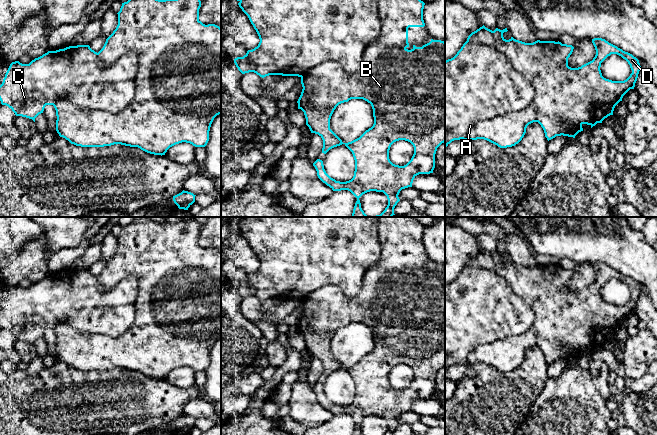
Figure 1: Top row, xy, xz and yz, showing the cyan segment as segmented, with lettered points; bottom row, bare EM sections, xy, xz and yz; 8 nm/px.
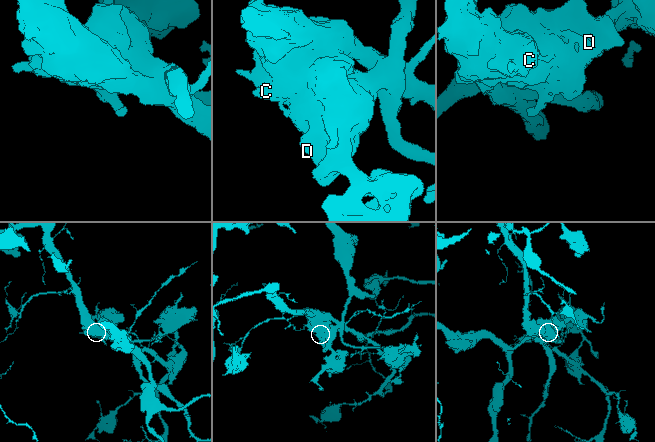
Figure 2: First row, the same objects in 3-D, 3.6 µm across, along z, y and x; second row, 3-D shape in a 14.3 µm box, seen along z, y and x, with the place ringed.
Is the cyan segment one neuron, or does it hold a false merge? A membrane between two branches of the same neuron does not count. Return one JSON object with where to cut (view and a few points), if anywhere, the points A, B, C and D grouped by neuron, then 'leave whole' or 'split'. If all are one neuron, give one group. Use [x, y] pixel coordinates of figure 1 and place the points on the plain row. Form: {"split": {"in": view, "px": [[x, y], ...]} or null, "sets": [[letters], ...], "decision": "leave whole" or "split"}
{"split": {"in": "xy", "px": [[137, 278], [135, 320], [124, 333], [53, 329]]}, "sets": [["A", "C"], ["B", "D"]], "decision": "split"}

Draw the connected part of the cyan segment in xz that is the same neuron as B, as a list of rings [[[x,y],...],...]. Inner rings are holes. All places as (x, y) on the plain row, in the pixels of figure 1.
[[[378,217],[377,232],[381,244],[381,255],[365,273],[359,293],[353,298],[346,298],[338,286],[326,285],[301,300],[303,313],[297,325],[298,333],[304,336],[306,349],[311,357],[318,358],[322,362],[322,377],[326,378],[330,373],[344,368],[352,376],[355,384],[354,400],[346,406],[331,402],[320,383],[317,383],[313,390],[318,402],[333,415],[348,414],[357,422],[353,435],[363,435],[359,422],[370,415],[383,416],[388,423],[388,429],[384,435],[394,435],[400,425],[398,419],[402,413],[412,411],[417,399],[433,397],[437,372],[445,366],[445,266],[431,263],[422,271],[413,269],[411,274],[407,273],[409,271],[408,252],[425,250],[424,229],[423,225],[411,217]],[[351,323],[363,323],[371,328],[374,348],[359,362],[343,367],[330,353],[330,343],[339,328]],[[399,364],[408,365],[414,371],[411,384],[404,390],[395,389],[389,383],[391,369]]]

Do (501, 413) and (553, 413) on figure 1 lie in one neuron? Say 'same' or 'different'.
different

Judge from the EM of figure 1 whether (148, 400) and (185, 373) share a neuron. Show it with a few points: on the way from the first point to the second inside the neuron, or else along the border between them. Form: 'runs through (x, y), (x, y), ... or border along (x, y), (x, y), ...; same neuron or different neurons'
border along (164, 379), (182, 388), (189, 388), (194, 385); different neurons

